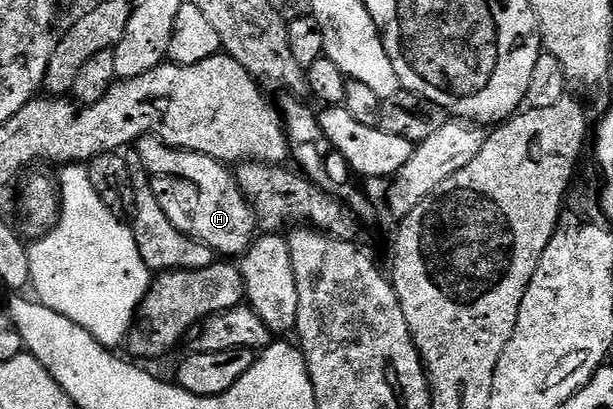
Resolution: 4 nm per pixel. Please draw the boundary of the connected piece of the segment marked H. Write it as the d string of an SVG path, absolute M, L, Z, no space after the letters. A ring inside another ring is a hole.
M142 136L135 141L134 151L143 155L147 163L145 169L148 177L171 176L194 184L195 189L188 194L188 204L179 204L170 213L173 226L181 230L189 238L209 246L223 258L239 258L251 247L251 241L256 239L257 225L247 199L241 194L239 182L234 175L219 161L196 152L182 152L179 148L171 148L162 144L156 136Z

